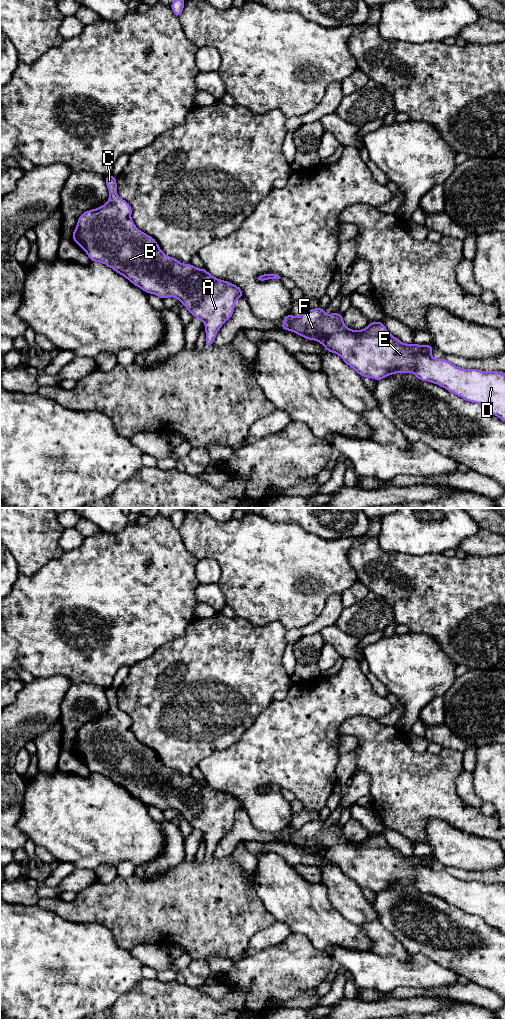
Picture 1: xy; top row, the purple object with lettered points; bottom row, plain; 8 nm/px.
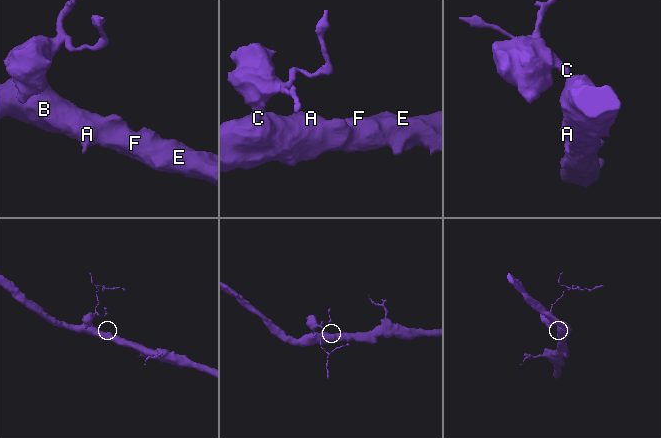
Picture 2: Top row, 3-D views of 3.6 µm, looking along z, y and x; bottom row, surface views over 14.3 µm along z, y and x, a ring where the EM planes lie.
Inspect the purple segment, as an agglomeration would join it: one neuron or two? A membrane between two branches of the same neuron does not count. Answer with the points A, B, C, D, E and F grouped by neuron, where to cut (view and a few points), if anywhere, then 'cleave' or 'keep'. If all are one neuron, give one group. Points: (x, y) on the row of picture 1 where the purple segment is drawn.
groups A B C D E F; cut none; keep

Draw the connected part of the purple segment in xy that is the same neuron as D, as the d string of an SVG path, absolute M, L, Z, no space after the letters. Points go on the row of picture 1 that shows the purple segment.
M317 307L299 317L290 313L282 319L281 330L288 330L321 343L326 352L339 355L362 377L379 381L391 374L412 372L420 381L437 384L468 402L479 404L505 422L505 372L465 369L455 366L446 359L433 358L432 344L404 344L394 337L381 321L370 322L362 330L352 330L345 326L343 315L338 314L337 310L326 315L325 309Z

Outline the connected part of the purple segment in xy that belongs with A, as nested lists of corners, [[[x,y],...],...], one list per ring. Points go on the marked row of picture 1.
[[[105,176],[109,189],[108,202],[99,208],[85,211],[78,217],[72,239],[87,253],[90,261],[107,265],[147,294],[154,294],[161,299],[179,299],[193,317],[203,321],[205,347],[213,345],[218,331],[233,315],[235,301],[244,297],[242,290],[229,281],[212,276],[206,268],[198,269],[164,254],[153,237],[135,226],[131,219],[131,205],[117,195],[116,180],[117,177]]]

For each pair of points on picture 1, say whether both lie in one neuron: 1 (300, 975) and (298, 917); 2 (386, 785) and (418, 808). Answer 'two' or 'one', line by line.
1: two
2: one

